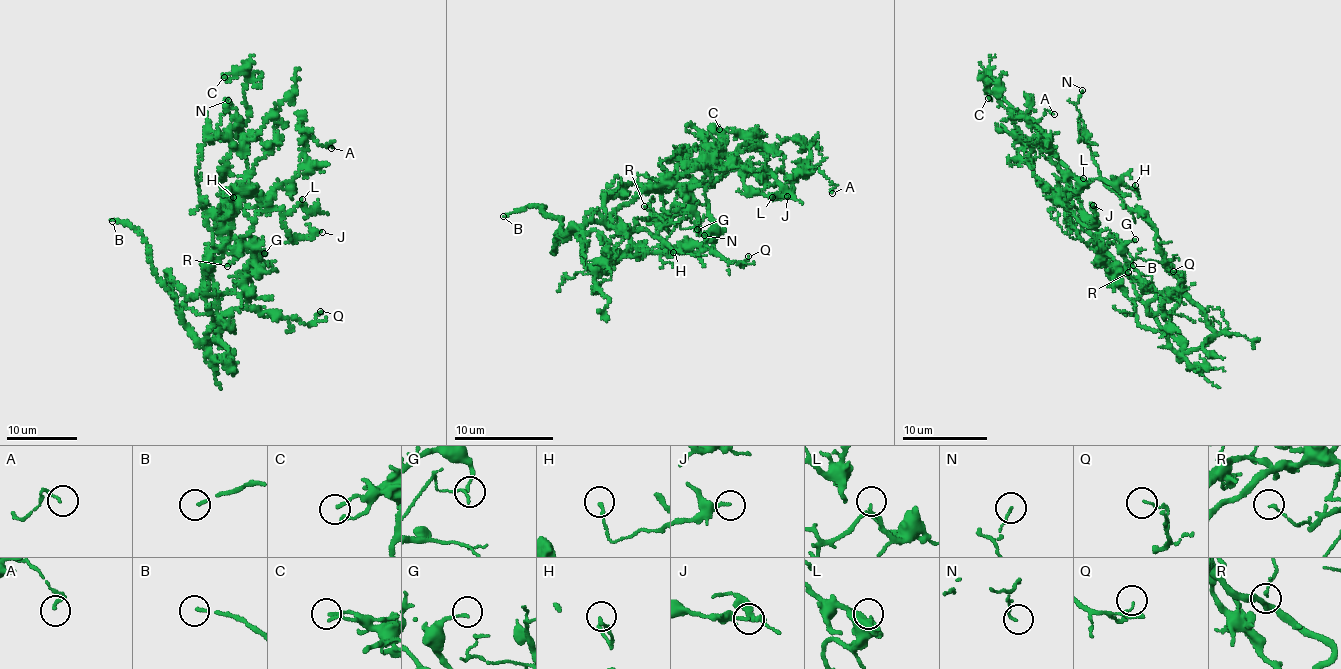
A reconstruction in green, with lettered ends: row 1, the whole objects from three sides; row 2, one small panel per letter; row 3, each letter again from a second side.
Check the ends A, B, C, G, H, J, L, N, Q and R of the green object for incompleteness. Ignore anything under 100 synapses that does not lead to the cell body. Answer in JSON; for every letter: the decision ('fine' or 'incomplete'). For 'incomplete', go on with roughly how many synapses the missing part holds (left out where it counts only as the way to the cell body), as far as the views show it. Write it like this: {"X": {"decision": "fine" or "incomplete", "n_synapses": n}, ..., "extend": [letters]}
{"A": {"decision": "fine"}, "B": {"decision": "incomplete"}, "C": {"decision": "fine"}, "G": {"decision": "fine"}, "H": {"decision": "fine"}, "J": {"decision": "fine"}, "L": {"decision": "fine"}, "N": {"decision": "fine"}, "Q": {"decision": "fine"}, "R": {"decision": "fine"}, "extend": ["B"]}

